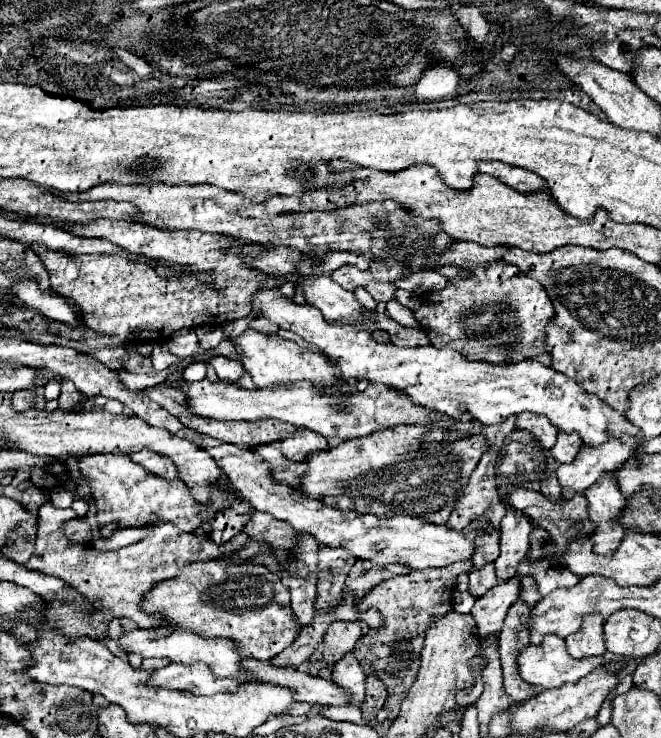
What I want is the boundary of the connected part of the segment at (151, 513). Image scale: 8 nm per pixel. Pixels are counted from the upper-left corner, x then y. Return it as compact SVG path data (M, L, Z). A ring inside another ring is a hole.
M94 454L94 456L82 456L80 458L80 472L88 476L90 486L94 490L96 500L96 516L98 524L106 524L112 520L118 520L118 526L146 526L152 518L158 522L172 522L184 532L194 532L202 520L210 520L214 512L228 508L236 494L226 488L214 488L212 492L212 504L204 506L196 502L188 490L188 486L182 480L166 482L160 476L150 474L140 464L134 464L130 456L126 454Z

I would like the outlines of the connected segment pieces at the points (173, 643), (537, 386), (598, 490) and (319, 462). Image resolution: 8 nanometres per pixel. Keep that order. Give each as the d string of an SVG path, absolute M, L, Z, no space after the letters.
M138 628L132 632L122 632L122 636L118 638L118 644L124 652L136 652L142 658L170 658L172 662L178 662L178 664L204 662L212 668L216 676L224 676L224 678L238 676L240 672L236 644L228 644L228 640L200 640L200 636L194 636L192 632L184 632L178 628L174 628L170 636L164 636L164 628L150 628L150 630Z
M262 288L254 294L252 308L258 310L258 318L268 318L280 328L302 336L308 344L320 348L326 356L338 360L342 378L366 378L372 384L394 386L408 394L418 406L434 412L448 414L458 422L480 422L480 424L500 424L504 418L534 412L546 416L560 432L578 432L584 444L598 446L608 440L608 436L620 436L622 432L636 434L638 428L632 426L620 412L580 388L574 380L568 380L560 372L542 366L536 360L524 360L510 366L492 366L488 362L470 362L460 352L444 346L394 346L380 344L372 338L372 332L358 330L348 324L330 324L312 308L310 304L294 304L282 298L278 288Z
M604 474L596 484L584 492L588 500L588 518L594 522L594 548L600 556L612 556L626 534L626 528L618 522L626 508L624 496L616 488L612 474Z
M400 424L396 428L384 428L378 432L372 432L364 438L354 438L338 444L336 448L316 452L308 456L308 472L302 476L302 486L298 492L302 496L320 498L320 496L352 496L356 502L358 512L374 512L376 516L416 516L426 518L434 524L446 524L446 514L442 512L446 506L454 504L460 492L464 490L464 484L468 482L468 476L480 462L480 456L486 452L486 440L480 434L466 436L460 440L442 440L442 442L426 442L424 434L428 428L414 426L414 424Z

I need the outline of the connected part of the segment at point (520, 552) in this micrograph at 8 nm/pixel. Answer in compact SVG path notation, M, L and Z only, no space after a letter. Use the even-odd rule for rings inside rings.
M508 508L508 514L500 522L500 556L494 562L496 576L500 582L516 578L518 564L526 560L528 542L530 542L532 522L522 512Z

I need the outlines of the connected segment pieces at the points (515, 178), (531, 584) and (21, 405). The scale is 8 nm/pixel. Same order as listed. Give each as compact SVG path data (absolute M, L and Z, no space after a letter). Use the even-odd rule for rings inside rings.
M480 162L480 172L490 174L494 178L498 178L500 182L508 184L510 188L518 190L520 194L532 194L538 190L550 192L548 184L544 184L544 180L540 180L540 176L524 170L524 168L516 168L510 164L500 164L500 162Z
M520 574L520 600L526 600L528 606L534 606L540 600L540 592L536 586L536 580L532 576L522 576Z
M18 390L12 394L12 404L16 410L28 410L32 408L36 402L36 392L28 392L28 390Z

